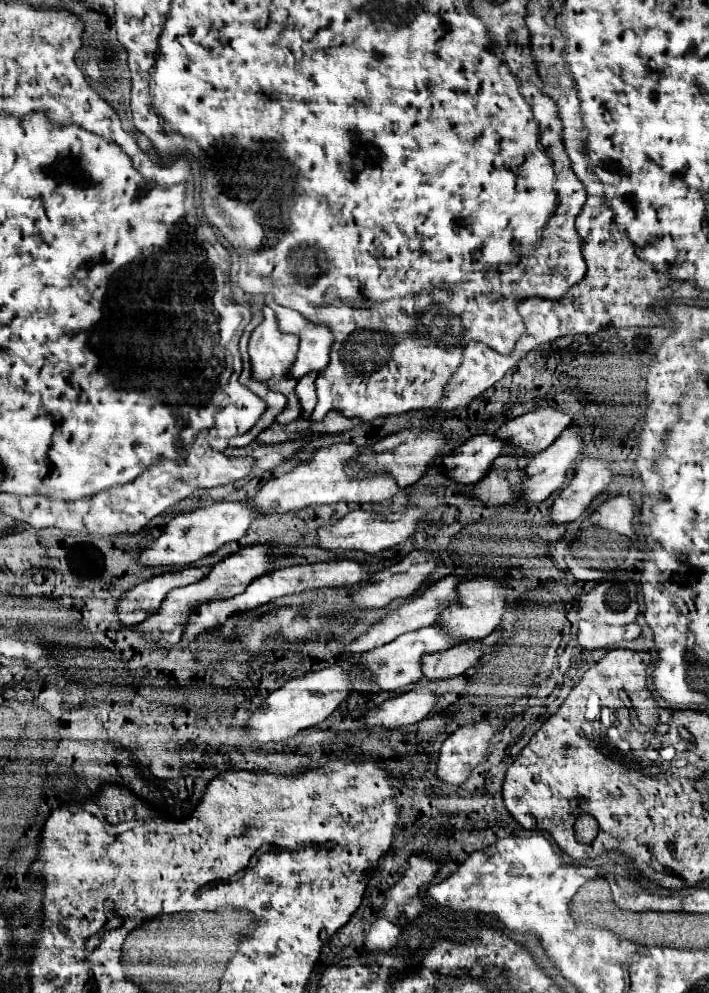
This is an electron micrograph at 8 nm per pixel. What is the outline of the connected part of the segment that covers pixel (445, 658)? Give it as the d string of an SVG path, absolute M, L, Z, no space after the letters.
M470 639L464 641L464 645L458 645L456 649L448 649L444 653L432 653L424 657L422 669L426 679L448 679L462 675L466 669L478 663L482 649L492 645L486 639Z

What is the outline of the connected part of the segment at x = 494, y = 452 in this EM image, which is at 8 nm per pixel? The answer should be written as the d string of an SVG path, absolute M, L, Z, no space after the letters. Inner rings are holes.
M476 435L460 445L452 455L444 457L442 465L454 481L472 485L490 471L494 459L508 447L510 443L506 439L498 439L494 435Z

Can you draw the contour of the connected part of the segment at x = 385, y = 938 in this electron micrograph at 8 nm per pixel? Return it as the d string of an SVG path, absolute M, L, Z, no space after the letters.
M378 917L376 923L372 925L370 933L366 935L366 943L364 943L363 951L375 952L376 949L382 949L387 952L392 945L396 945L396 939L400 935L400 927L390 923L386 917Z

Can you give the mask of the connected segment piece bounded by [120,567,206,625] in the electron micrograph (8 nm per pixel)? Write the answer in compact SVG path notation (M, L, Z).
M188 567L188 569L176 571L176 573L156 575L144 583L132 587L120 599L120 621L122 621L122 625L142 623L150 615L158 613L162 601L166 599L166 595L172 589L196 583L204 575L206 573L202 571L202 567Z

